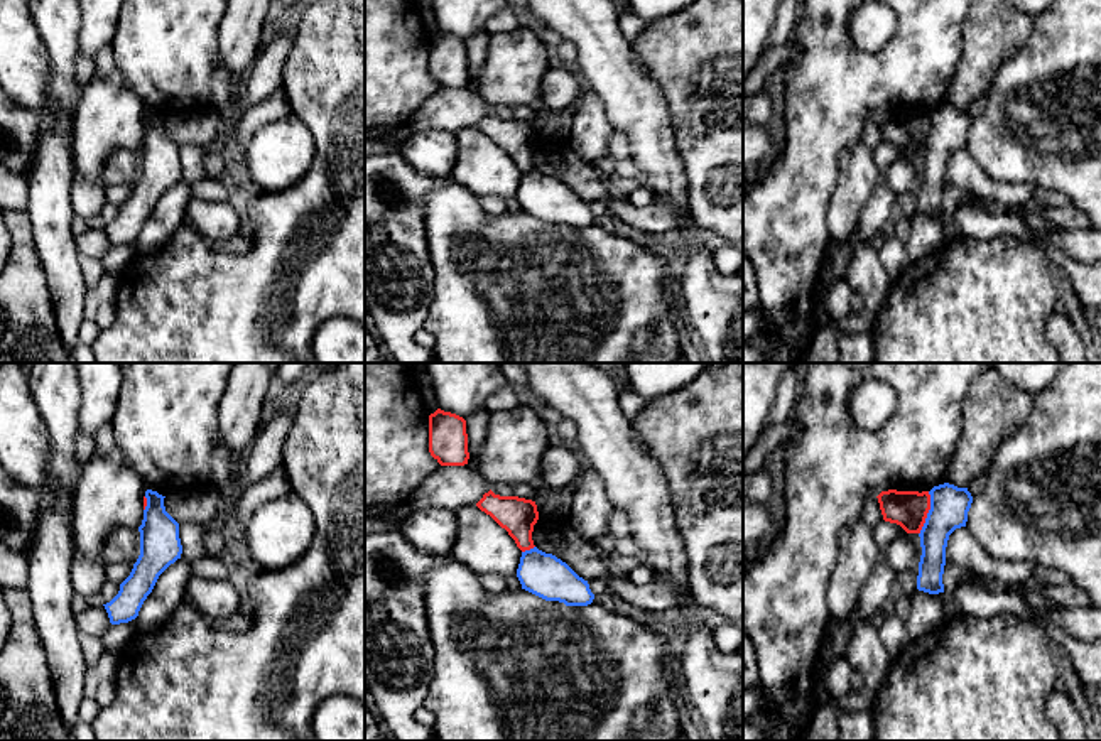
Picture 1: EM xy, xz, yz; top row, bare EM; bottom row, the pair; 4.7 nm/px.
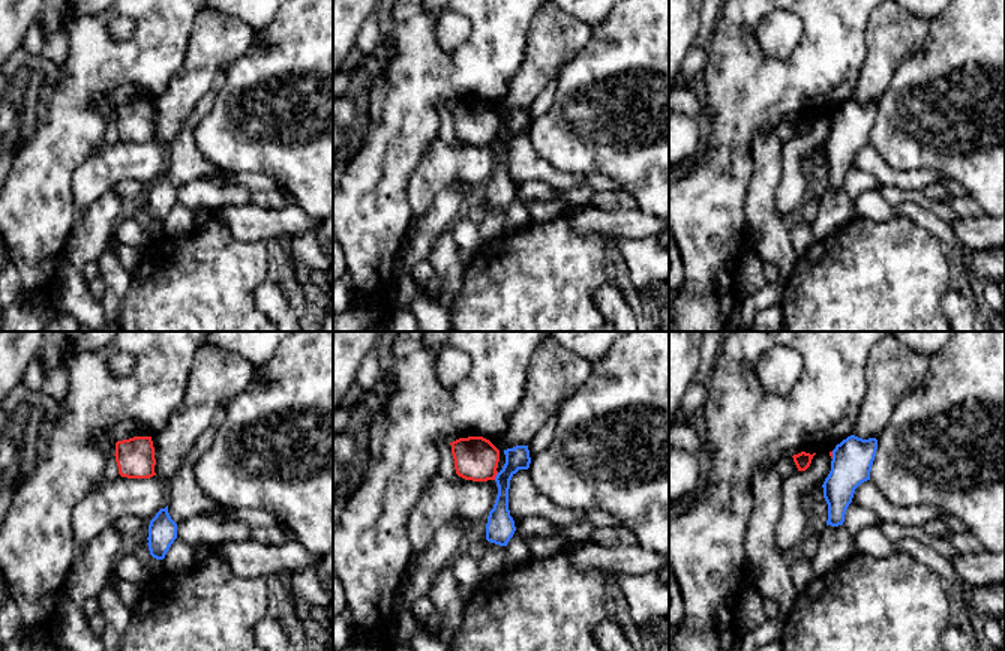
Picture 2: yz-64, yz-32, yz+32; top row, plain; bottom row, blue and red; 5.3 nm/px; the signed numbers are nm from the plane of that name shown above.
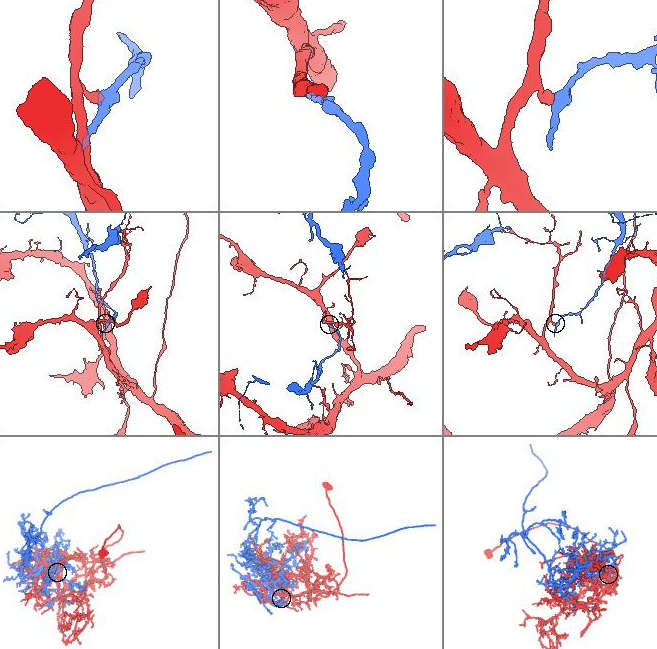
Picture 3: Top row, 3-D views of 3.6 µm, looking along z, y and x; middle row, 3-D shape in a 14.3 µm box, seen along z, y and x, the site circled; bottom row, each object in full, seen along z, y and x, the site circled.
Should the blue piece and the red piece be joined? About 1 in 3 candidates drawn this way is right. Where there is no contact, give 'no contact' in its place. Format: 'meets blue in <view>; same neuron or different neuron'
meets blue in yz; different neuron

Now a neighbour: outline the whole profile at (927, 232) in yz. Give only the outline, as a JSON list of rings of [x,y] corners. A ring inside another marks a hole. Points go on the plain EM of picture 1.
[[[915,213],[912,218],[912,231],[905,241],[905,252],[910,263],[919,262],[942,246],[944,240],[944,214],[929,216]]]

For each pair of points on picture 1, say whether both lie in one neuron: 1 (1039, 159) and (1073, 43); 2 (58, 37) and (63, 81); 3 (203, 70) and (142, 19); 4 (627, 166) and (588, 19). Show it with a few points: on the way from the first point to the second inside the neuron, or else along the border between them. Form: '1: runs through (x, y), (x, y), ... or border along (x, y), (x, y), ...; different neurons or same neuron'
1: runs through (1051, 130), (1073, 108), (1073, 71); same neuron
2: runs through (63, 48), (63, 71); same neuron
3: runs through (188, 64), (157, 34); same neuron
4: border along (630, 157), (647, 184); different neurons

